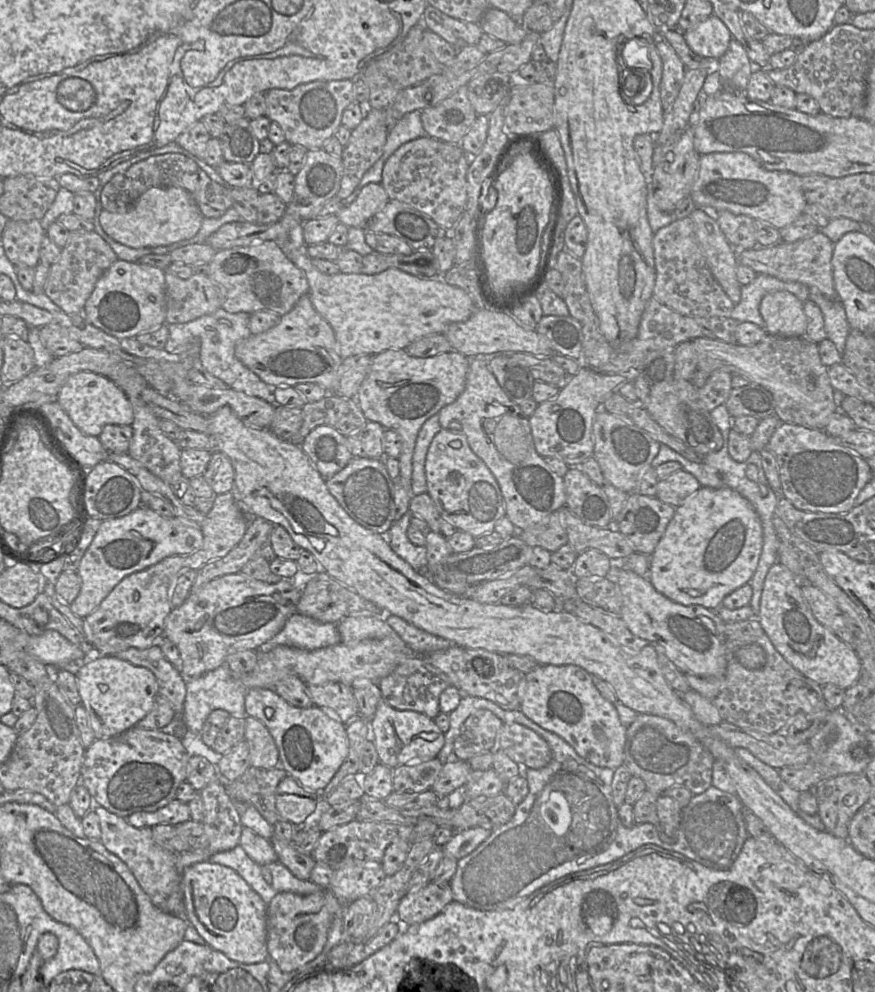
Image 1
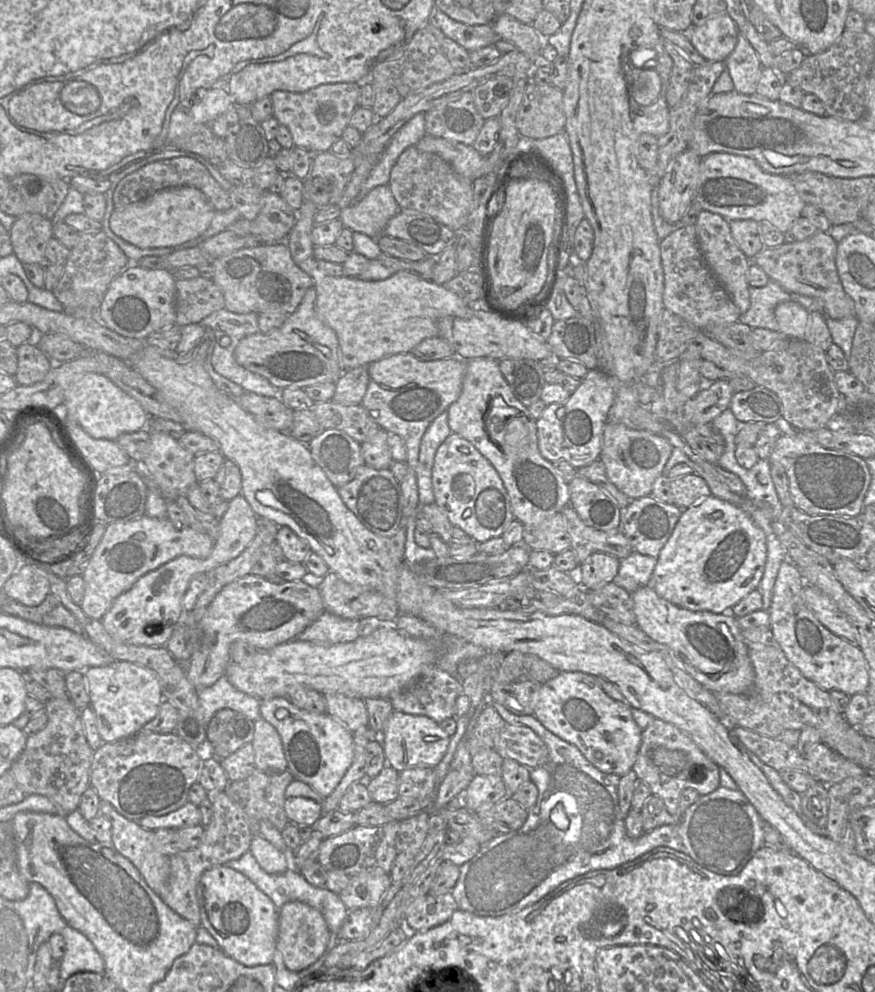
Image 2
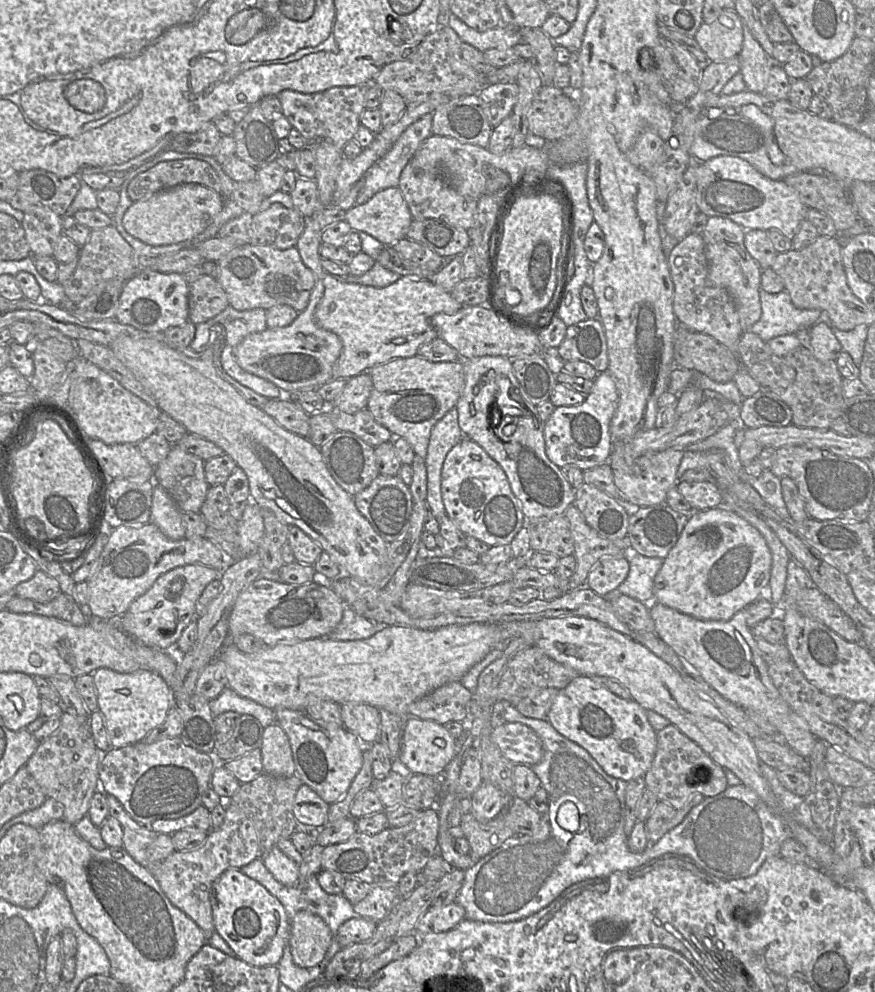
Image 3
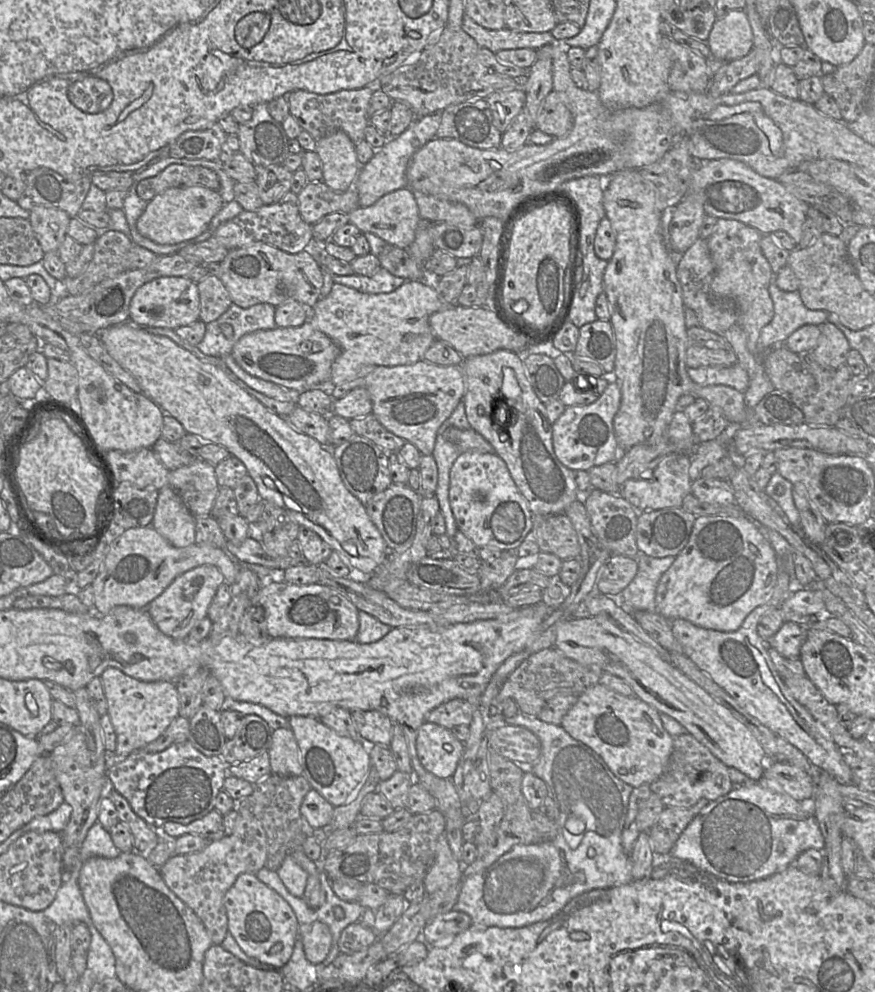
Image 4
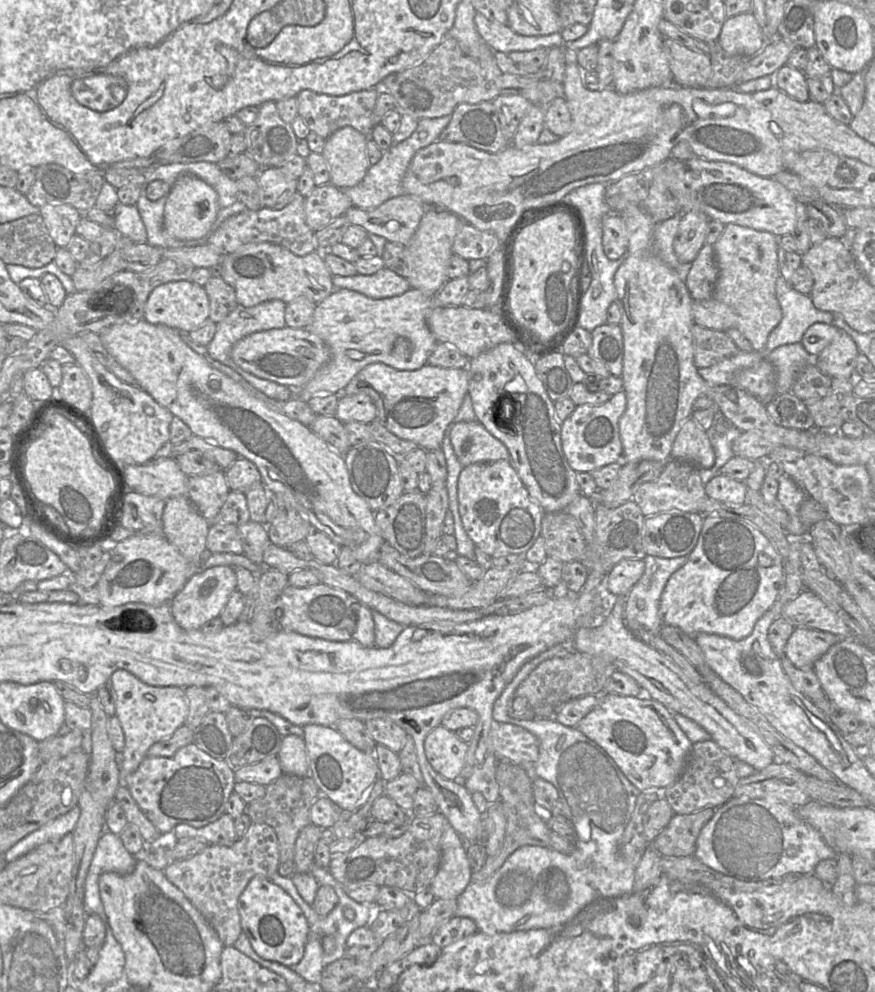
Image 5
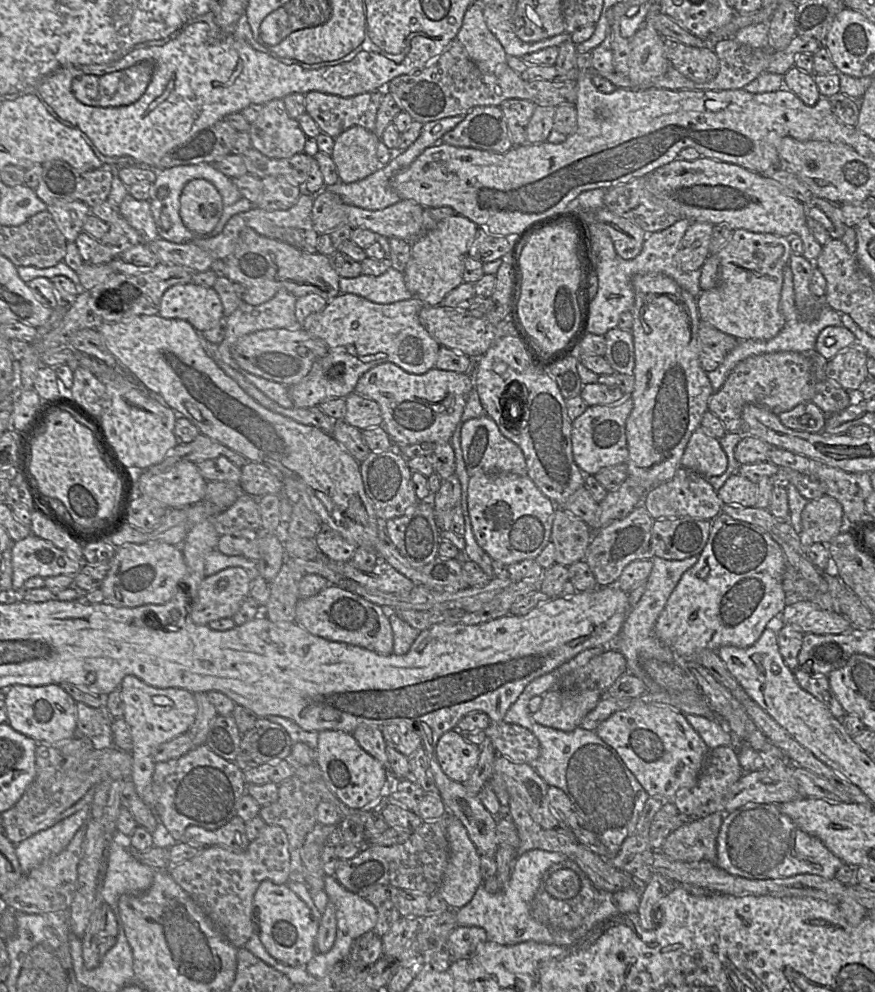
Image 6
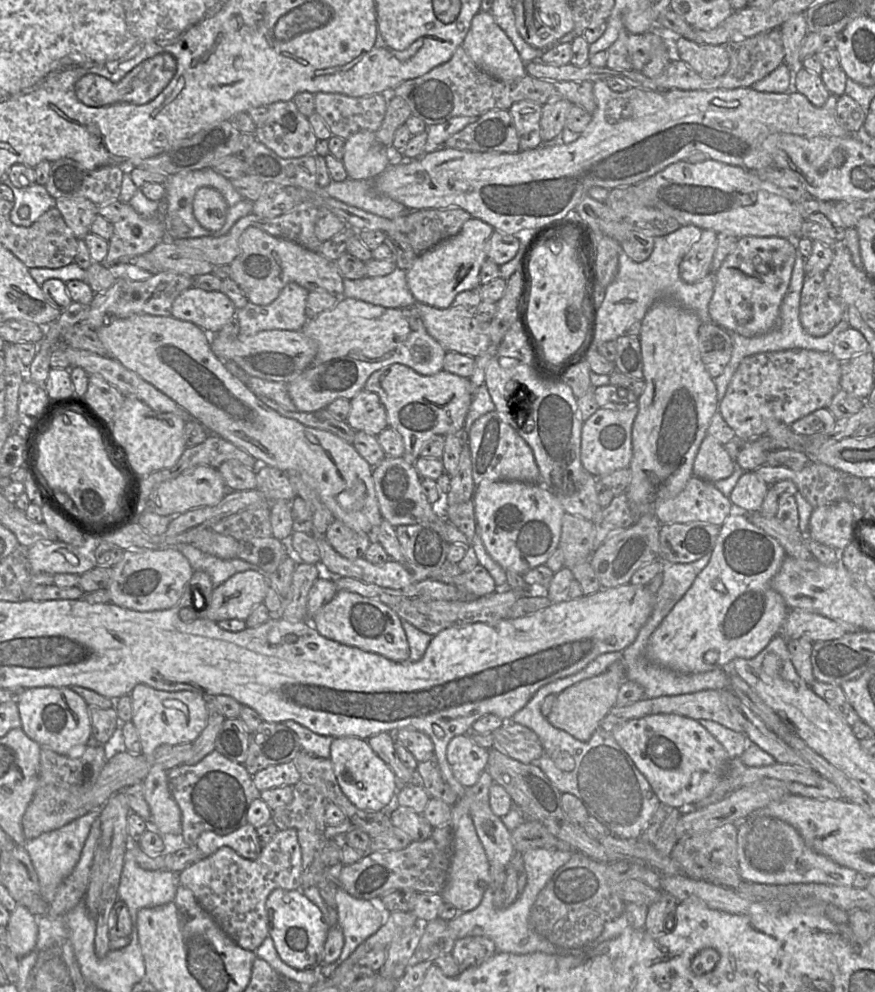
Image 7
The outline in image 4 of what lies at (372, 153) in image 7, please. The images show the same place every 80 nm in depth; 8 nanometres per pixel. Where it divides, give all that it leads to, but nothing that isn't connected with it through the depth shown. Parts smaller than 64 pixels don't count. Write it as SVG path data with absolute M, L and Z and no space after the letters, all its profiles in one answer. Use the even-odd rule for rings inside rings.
M343 131L317 140L315 152L323 166L323 180L334 192L351 188L360 172L355 144Z

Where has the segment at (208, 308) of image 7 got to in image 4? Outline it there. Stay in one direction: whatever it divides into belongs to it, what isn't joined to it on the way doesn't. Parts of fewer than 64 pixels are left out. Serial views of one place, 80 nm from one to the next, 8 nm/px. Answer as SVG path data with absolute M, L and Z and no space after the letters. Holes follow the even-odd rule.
M158 277L140 286L129 305L129 320L136 326L176 329L199 320L197 283L187 277Z

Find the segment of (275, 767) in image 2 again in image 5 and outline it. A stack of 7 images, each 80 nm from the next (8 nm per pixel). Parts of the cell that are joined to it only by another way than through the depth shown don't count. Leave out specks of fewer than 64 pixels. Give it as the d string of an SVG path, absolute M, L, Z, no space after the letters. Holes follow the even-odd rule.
M293 734L283 736L277 758L283 774L297 777L309 775L309 763L303 738Z

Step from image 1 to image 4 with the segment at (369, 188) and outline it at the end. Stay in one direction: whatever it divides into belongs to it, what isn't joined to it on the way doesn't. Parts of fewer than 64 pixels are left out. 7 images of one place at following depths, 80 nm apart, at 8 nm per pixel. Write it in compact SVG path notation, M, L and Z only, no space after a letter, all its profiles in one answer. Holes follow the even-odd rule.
M408 187L390 192L368 207L358 207L348 214L349 222L358 227L362 234L372 233L387 244L407 249L414 241L420 215L417 202Z

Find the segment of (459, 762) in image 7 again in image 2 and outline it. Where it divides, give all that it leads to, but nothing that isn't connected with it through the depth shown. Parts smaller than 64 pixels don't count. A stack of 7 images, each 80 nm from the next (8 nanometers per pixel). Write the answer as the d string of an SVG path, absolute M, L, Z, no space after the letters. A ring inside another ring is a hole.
M394 710L383 729L382 746L386 762L398 772L414 767L435 768L444 757L450 737L437 722L423 715L413 715Z

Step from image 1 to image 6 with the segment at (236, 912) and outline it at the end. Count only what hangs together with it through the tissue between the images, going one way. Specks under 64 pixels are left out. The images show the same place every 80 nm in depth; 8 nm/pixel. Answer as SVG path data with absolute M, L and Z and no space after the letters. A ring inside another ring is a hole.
M262 881L254 895L256 933L267 952L281 963L304 967L316 954L315 942L319 922L306 903L287 885Z

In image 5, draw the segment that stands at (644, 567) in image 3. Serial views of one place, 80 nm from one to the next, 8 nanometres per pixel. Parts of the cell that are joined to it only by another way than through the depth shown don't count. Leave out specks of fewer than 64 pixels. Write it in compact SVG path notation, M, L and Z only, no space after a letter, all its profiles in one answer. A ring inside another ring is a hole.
M646 555L644 573L626 597L624 622L634 631L658 633L661 627L659 604L670 576L687 562L687 557L661 558Z

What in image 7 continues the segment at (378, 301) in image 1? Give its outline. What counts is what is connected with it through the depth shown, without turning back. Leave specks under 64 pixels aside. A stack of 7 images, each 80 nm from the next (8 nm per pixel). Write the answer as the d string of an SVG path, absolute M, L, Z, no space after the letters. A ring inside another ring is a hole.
M339 298L333 308L309 319L301 331L315 343L317 353L303 373L287 384L289 396L300 412L326 409L338 398L351 400L364 389L372 373L395 363L424 376L443 370L446 350L429 335L411 307L385 308Z

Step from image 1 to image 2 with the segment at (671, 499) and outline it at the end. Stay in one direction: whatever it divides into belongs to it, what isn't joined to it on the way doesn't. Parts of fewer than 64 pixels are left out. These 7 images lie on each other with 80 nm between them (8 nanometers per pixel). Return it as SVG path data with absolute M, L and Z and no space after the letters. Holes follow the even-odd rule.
M687 474L670 480L673 505L688 508L711 495L706 481L697 474Z

